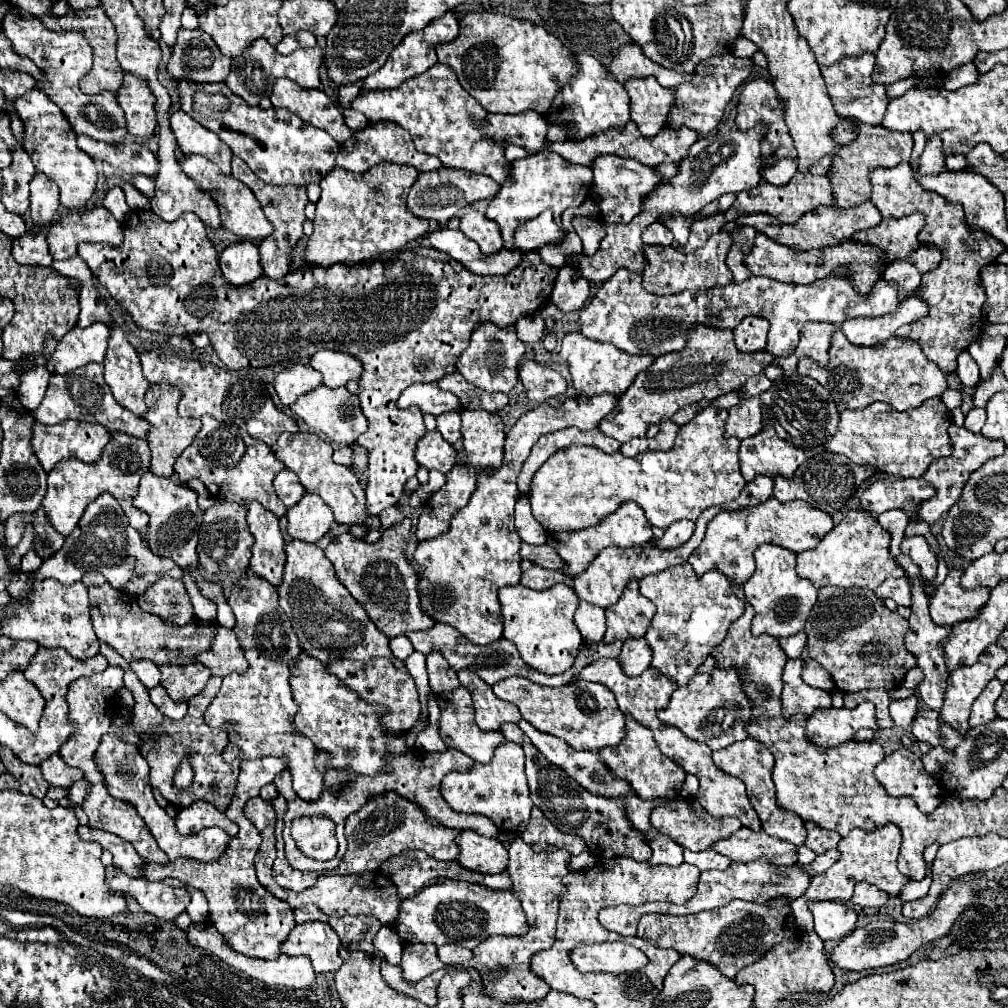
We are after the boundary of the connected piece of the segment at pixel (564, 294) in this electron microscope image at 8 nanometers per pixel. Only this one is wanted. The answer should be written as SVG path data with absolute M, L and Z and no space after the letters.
M562 266L550 300L564 312L578 310L588 298L588 286L586 278L576 278L576 272L570 266Z

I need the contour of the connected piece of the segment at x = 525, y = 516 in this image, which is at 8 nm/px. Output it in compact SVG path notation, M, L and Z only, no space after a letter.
M524 494L516 500L516 530L518 530L520 538L528 544L546 544L546 540L548 540L548 532L532 516L528 494Z

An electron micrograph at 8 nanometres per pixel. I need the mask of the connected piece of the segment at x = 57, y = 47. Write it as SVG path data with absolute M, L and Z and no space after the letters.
M12 10L6 14L4 32L12 40L14 50L20 56L28 56L36 62L36 66L42 72L48 72L48 84L36 84L38 90L46 92L54 104L60 106L60 110L66 114L70 126L76 134L86 134L94 140L102 140L108 144L120 144L126 138L126 116L122 108L118 106L116 96L100 92L96 96L88 96L80 92L80 80L84 78L84 72L92 68L92 46L80 32L54 32L46 30L38 18L24 10Z

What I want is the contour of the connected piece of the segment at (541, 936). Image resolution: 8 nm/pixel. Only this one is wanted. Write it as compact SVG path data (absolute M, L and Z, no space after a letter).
M516 838L508 846L508 874L512 880L512 892L520 898L522 906L526 906L526 916L530 930L524 936L512 938L512 936L492 936L480 942L476 946L474 958L470 960L468 966L476 968L482 976L484 982L484 992L488 996L494 996L502 1002L514 1002L514 1000L540 1000L550 992L550 986L542 980L536 978L530 970L530 960L532 954L538 954L540 950L546 950L554 942L554 932L556 932L556 918L558 918L558 906L560 906L560 894L564 894L566 886L562 878L566 878L570 870L570 858L568 850L556 850L556 852L532 852L528 844L524 844L520 838Z

